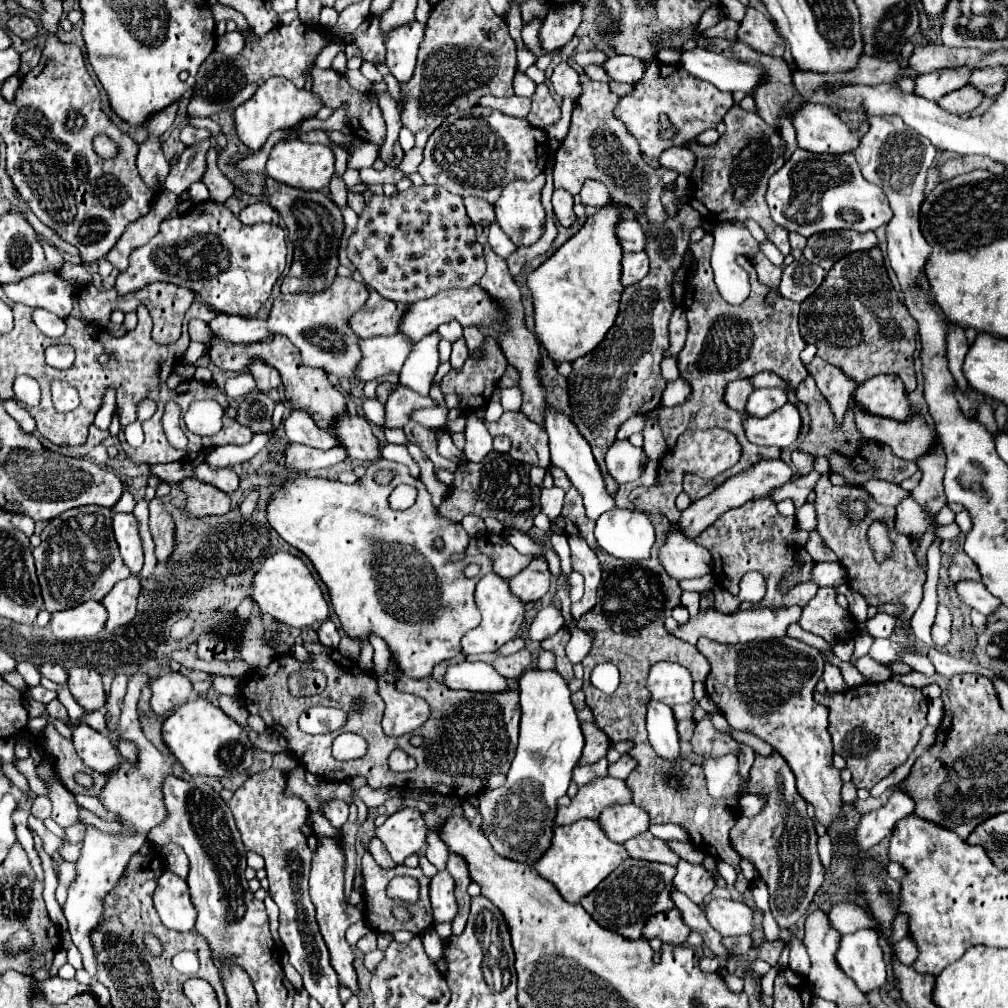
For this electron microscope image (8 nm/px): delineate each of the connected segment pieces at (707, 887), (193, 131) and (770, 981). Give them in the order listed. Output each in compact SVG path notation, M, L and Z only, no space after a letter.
M686 860L678 862L678 874L676 874L676 882L678 882L678 890L690 896L690 900L694 902L702 902L702 898L706 894L712 892L712 888L716 886L716 878L712 872L708 872L702 865L690 864Z
M184 126L182 128L182 134L180 134L180 140L186 144L186 146L192 146L192 144L196 144L198 140L204 140L204 138L208 138L210 136L210 132L208 130L198 130L198 128L194 128L194 126Z
M779 963L771 967L769 972L767 972L761 980L761 990L763 994L768 994L768 992L772 992L773 996L773 986L776 976L780 971Z

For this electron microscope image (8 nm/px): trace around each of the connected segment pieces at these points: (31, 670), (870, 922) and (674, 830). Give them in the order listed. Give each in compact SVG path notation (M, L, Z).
M20 662L16 670L22 674L22 678L24 678L24 682L26 682L28 688L34 688L36 684L40 684L40 674L38 674L38 670L36 670L32 664Z
M844 902L838 904L830 910L830 922L832 926L840 932L840 934L852 934L856 930L862 928L870 928L870 926L878 926L878 922L874 918L868 916L868 912L862 906L856 906L852 902Z
M662 824L662 826L652 826L650 832L660 838L660 840L686 840L686 834L680 826L676 824Z

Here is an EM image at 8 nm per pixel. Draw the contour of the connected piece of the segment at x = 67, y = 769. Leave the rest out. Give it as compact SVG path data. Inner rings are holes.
M48 726L48 746L50 746L52 756L54 756L54 768L58 770L58 774L66 782L68 790L74 792L74 794L92 794L92 796L98 796L102 784L106 784L106 778L104 778L104 774L94 772L94 770L90 770L90 768L86 768L82 764L82 758L76 754L72 740L62 738L52 726ZM74 772L86 772L88 776L92 776L94 784L90 788L80 786L74 780Z

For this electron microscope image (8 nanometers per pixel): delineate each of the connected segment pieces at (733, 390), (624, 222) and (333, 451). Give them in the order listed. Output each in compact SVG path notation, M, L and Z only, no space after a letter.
M742 378L742 380L734 380L728 384L726 388L726 404L738 412L742 412L746 408L746 402L748 402L748 396L754 392L756 388L752 386L752 382L748 378Z
M622 218L616 224L616 238L624 252L640 252L644 248L644 232L634 218Z
M290 444L286 448L286 466L290 472L308 472L318 468L330 468L346 458L344 448L330 448L330 450L318 450L304 444Z

